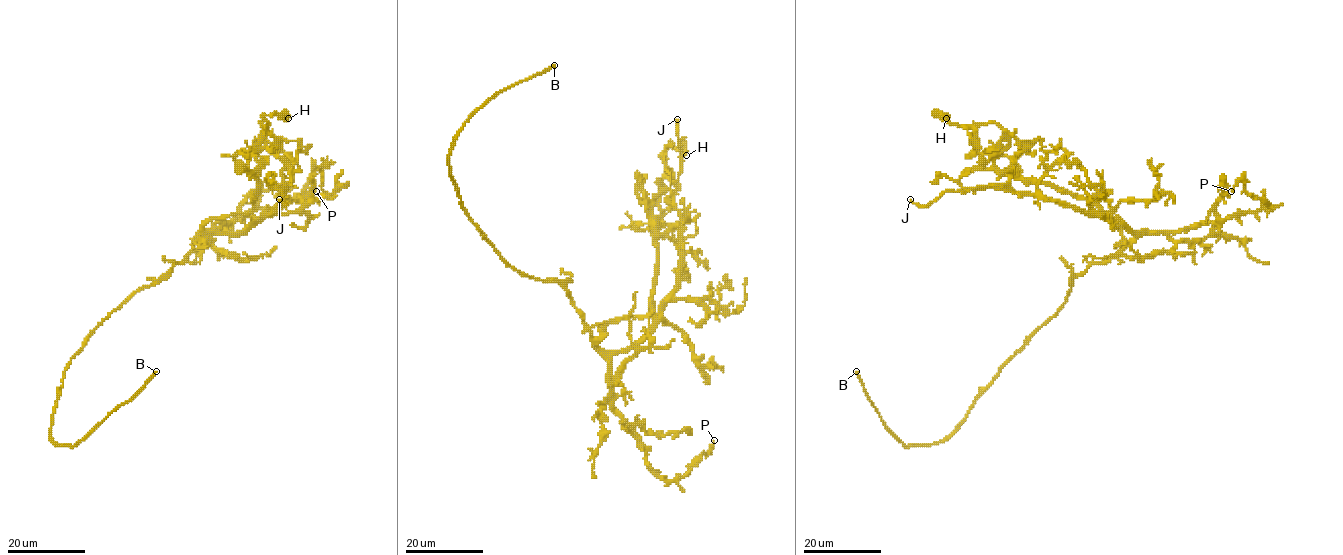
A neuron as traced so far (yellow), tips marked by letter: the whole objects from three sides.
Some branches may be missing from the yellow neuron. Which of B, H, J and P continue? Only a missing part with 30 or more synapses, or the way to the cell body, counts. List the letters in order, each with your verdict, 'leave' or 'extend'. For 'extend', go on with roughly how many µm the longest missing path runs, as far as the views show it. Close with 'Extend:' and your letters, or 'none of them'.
B: extend | 25 µm
H: leave
J: leave
P: leave
Extend: B

